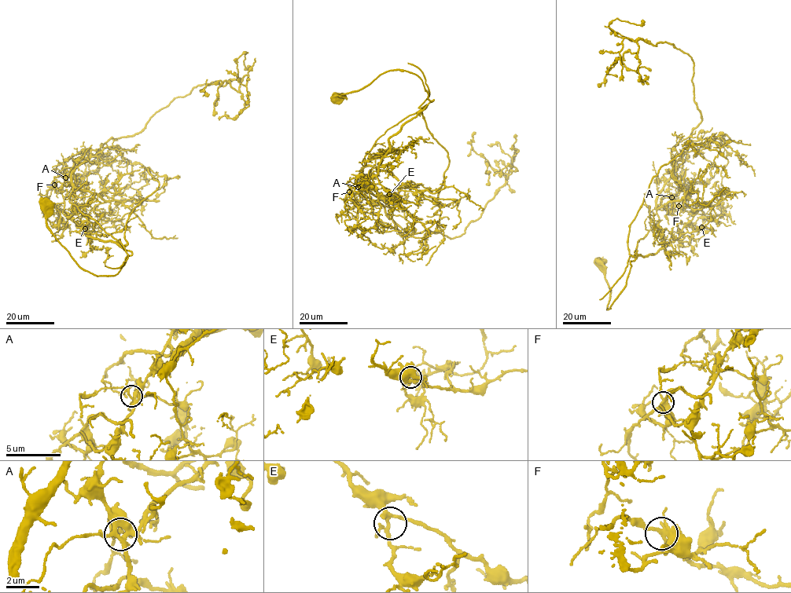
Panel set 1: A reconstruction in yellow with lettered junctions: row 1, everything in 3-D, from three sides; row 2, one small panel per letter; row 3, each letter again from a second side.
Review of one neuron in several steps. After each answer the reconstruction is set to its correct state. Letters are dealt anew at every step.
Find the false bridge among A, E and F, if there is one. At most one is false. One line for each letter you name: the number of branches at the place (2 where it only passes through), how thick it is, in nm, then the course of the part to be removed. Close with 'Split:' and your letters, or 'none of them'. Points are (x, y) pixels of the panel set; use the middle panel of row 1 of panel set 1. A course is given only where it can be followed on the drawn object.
F: 6 | 320 nm | (350, 192), (363, 168), (387, 216), (408, 233), (459, 236), (507, 177), (475, 152), (475, 132)
Split: F

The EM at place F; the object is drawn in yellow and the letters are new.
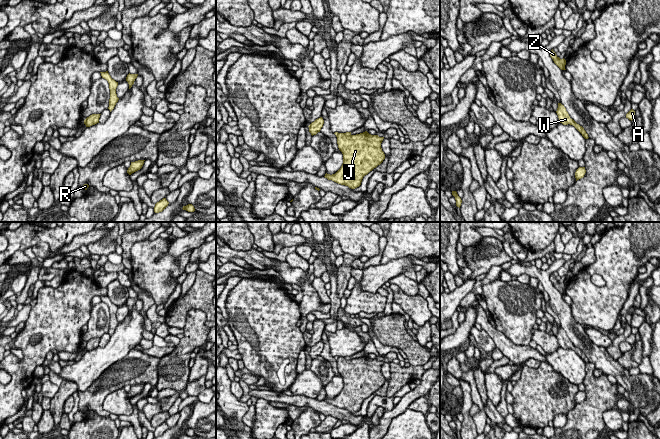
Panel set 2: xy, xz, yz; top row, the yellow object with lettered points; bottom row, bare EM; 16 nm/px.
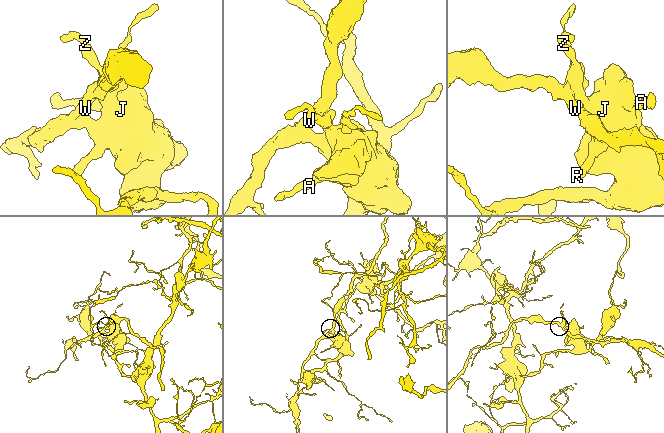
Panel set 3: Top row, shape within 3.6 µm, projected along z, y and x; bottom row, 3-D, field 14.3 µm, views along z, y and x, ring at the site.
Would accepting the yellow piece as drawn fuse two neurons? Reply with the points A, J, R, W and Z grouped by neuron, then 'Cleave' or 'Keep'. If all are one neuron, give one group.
Groups: A J R Z / W. Cleave

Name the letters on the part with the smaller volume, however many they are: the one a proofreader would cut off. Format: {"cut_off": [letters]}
{"cut_off": ["W"]}

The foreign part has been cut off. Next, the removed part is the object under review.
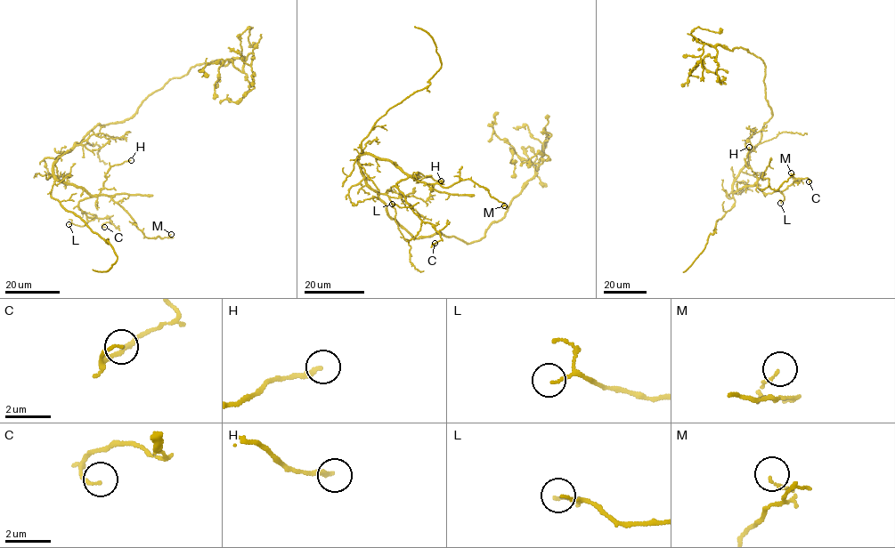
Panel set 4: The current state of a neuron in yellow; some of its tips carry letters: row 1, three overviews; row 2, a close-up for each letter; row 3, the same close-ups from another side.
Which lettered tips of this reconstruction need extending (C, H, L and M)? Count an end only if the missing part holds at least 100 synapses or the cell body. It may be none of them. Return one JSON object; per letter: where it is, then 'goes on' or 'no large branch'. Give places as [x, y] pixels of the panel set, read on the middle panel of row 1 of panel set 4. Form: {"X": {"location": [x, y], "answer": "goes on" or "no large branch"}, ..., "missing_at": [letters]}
{"C": {"location": [435, 243], "answer": "no large branch"}, "H": {"location": [441, 181], "answer": "no large branch"}, "L": {"location": [392, 204], "answer": "no large branch"}, "M": {"location": [504, 205], "answer": "no large branch"}, "missing_at": []}

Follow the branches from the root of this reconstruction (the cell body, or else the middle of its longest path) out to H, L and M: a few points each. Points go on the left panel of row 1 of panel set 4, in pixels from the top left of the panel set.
H: (99, 125), (59, 157), (53, 165), (53, 175), (59, 180), (96, 195), (103, 187), (108, 169), (131, 160)
L: (99, 125), (53, 165), (57, 179), (92, 196), (78, 203), (87, 222), (69, 224)
M: (99, 125), (59, 157), (53, 175), (91, 195), (110, 197), (146, 237), (170, 237), (171, 234)

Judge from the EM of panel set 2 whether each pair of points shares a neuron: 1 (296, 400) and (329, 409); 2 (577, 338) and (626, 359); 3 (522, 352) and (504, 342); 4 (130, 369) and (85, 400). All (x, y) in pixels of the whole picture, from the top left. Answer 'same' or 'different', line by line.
1: same
2: different
3: same
4: same

